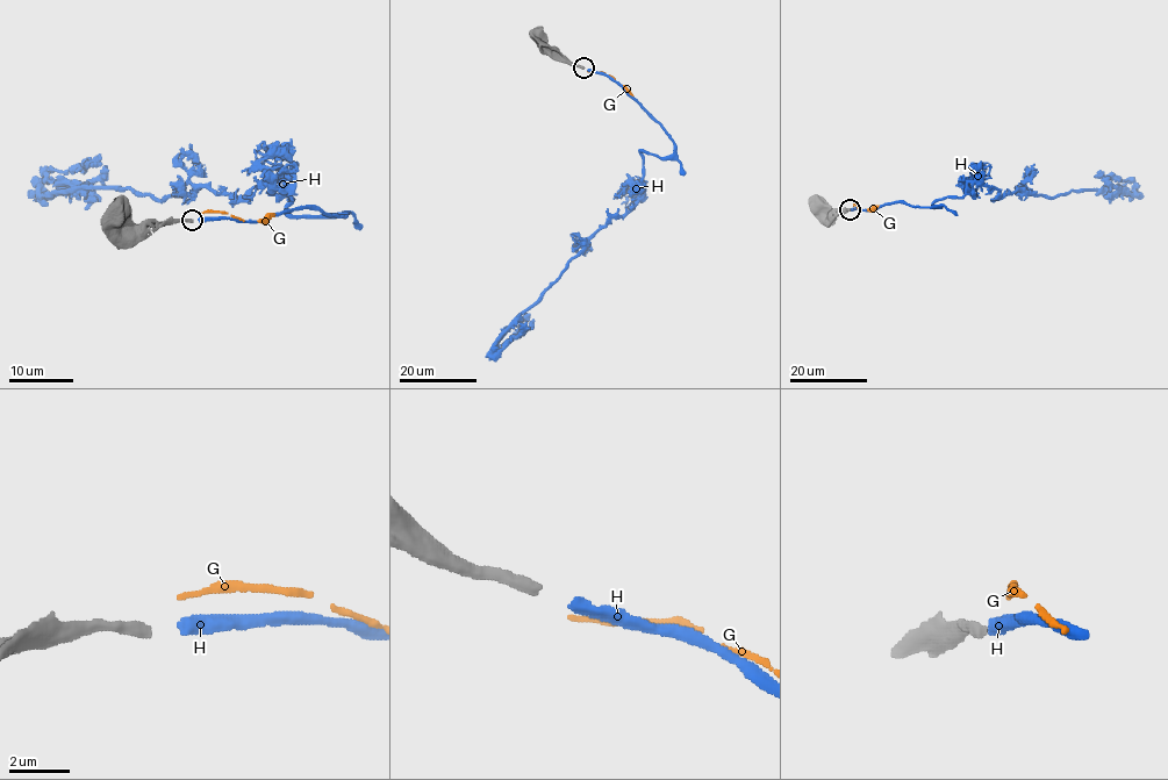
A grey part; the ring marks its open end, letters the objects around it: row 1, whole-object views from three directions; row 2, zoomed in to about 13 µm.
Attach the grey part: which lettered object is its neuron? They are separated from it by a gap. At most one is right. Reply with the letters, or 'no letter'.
H

